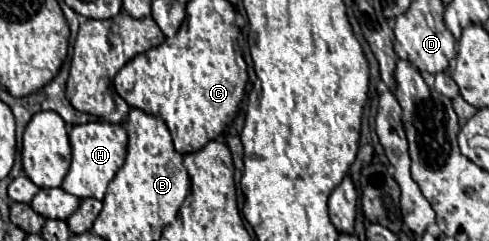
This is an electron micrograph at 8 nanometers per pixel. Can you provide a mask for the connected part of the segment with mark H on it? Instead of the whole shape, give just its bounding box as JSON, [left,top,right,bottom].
[61,121,127,201]

